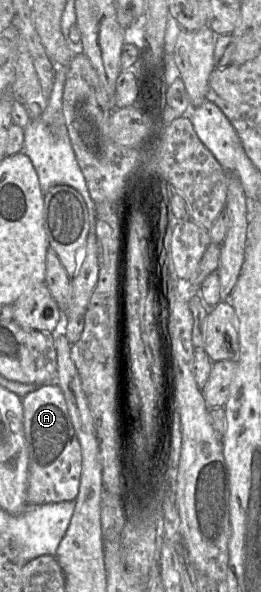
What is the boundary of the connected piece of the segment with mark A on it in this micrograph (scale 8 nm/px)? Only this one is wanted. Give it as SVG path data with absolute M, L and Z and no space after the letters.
M55 382L45 383L22 398L28 449L27 501L41 505L76 500L82 473L82 450L64 394Z

